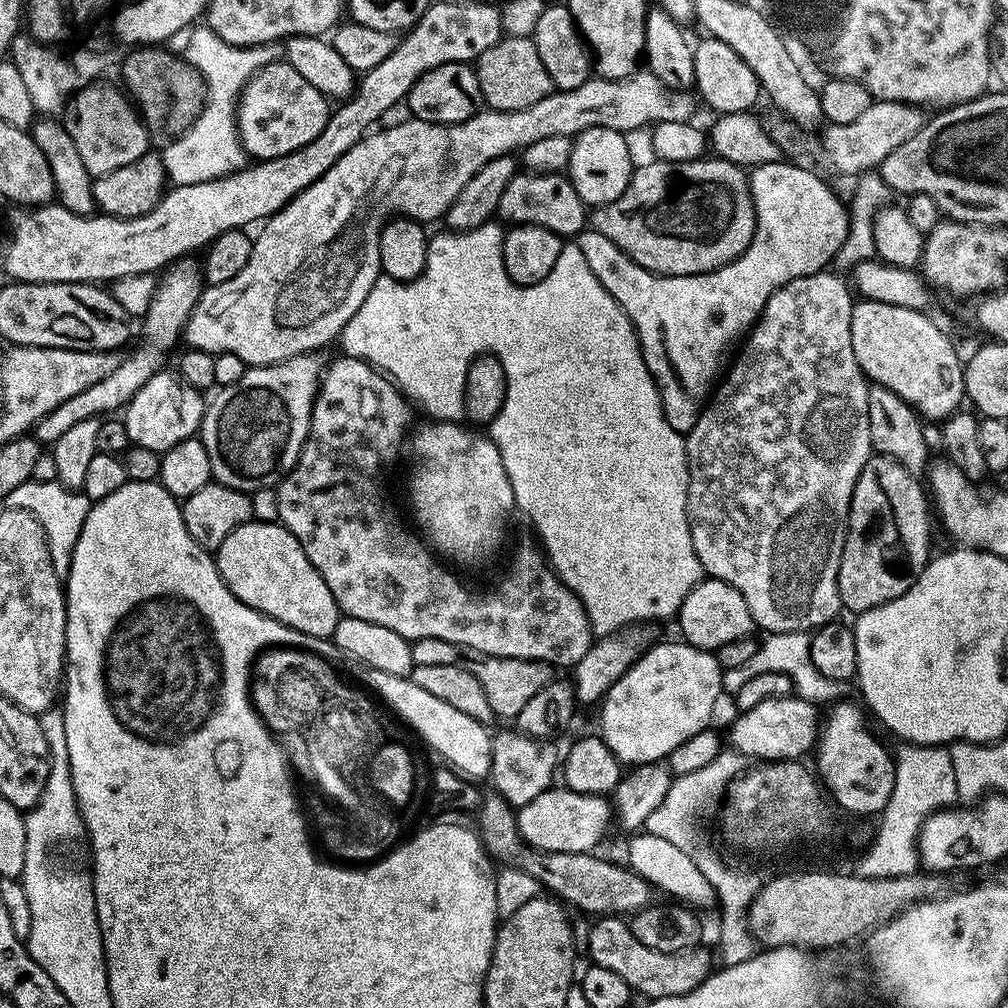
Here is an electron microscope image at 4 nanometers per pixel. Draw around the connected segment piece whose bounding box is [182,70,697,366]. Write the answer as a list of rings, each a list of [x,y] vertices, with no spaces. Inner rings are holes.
[[[638,70],[625,80],[589,78],[574,90],[554,90],[542,98],[542,102],[526,106],[526,110],[481,110],[461,124],[431,124],[407,118],[393,128],[369,131],[367,136],[350,146],[318,182],[302,190],[281,212],[268,217],[261,227],[265,228],[255,233],[250,262],[242,266],[238,275],[230,278],[230,282],[213,284],[201,291],[200,301],[184,326],[183,343],[188,343],[189,349],[211,352],[215,357],[223,352],[238,354],[245,366],[277,364],[295,356],[319,353],[319,348],[326,347],[331,340],[333,343],[343,332],[382,274],[378,242],[385,224],[393,217],[421,222],[436,220],[439,216],[441,219],[454,198],[458,198],[462,186],[466,186],[486,162],[523,150],[530,142],[538,142],[541,138],[551,138],[554,134],[575,138],[587,128],[598,126],[632,134],[635,128],[647,129],[662,122],[691,121],[697,101],[692,101],[688,95],[687,91],[663,84],[653,72]]]

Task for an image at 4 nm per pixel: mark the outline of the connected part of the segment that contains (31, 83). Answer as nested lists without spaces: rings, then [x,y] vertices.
[[[18,34],[12,40],[10,59],[18,67],[18,74],[21,75],[26,90],[29,91],[30,102],[34,103],[39,115],[53,118],[63,115],[72,96],[86,85],[95,83],[108,66],[121,67],[129,53],[129,49],[124,46],[116,46],[120,48],[114,48],[110,52],[72,47],[76,46],[42,44],[27,34]]]

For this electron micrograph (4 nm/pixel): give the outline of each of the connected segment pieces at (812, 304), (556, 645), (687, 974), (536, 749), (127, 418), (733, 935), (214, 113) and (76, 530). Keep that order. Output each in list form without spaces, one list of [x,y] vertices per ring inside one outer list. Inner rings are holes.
[[[816,270],[813,273],[813,276],[805,274],[799,276],[797,280],[790,281],[768,299],[763,314],[752,325],[752,331],[748,333],[739,349],[741,352],[736,365],[734,360],[731,367],[727,369],[726,375],[719,381],[710,403],[701,412],[694,430],[687,432],[684,441],[684,449],[688,451],[688,525],[692,528],[692,541],[694,550],[698,554],[698,562],[702,562],[705,573],[711,579],[721,580],[734,586],[734,590],[738,590],[738,594],[746,598],[746,606],[750,606],[753,625],[757,629],[765,628],[763,631],[768,634],[811,633],[821,628],[823,624],[833,623],[839,617],[836,615],[842,612],[838,594],[838,570],[844,539],[848,533],[850,502],[854,494],[854,486],[866,462],[874,454],[868,421],[870,384],[863,370],[858,366],[858,358],[854,358],[854,346],[850,342],[853,293],[845,281],[845,285],[840,281],[843,279],[839,275],[828,270]]]
[[[343,354],[337,356],[337,360],[329,368],[327,365],[326,371],[323,373],[320,390],[316,393],[316,399],[312,406],[312,421],[308,427],[308,437],[304,443],[304,449],[301,450],[298,462],[293,466],[292,471],[280,481],[276,493],[278,494],[279,523],[283,524],[286,530],[290,530],[290,534],[294,534],[294,538],[298,538],[302,550],[306,550],[306,558],[310,558],[314,570],[318,570],[318,574],[322,574],[322,582],[326,582],[326,586],[330,586],[330,594],[334,594],[336,605],[339,606],[341,613],[354,618],[362,618],[362,622],[378,622],[378,626],[386,626],[390,630],[394,630],[394,634],[402,634],[402,638],[406,638],[409,642],[422,638],[442,638],[442,642],[454,642],[462,646],[470,646],[474,650],[482,650],[482,654],[490,654],[498,658],[541,660],[557,669],[571,669],[578,662],[582,662],[586,650],[590,650],[594,643],[594,633],[588,621],[584,604],[560,581],[558,574],[549,564],[544,549],[535,539],[524,540],[517,546],[516,553],[512,556],[512,565],[509,566],[508,573],[501,578],[497,588],[488,588],[485,592],[471,592],[454,573],[447,572],[439,564],[441,561],[433,555],[429,545],[415,531],[412,533],[400,521],[399,514],[392,512],[391,506],[388,505],[388,492],[384,489],[384,483],[388,480],[384,471],[399,458],[403,448],[405,451],[406,441],[409,439],[410,429],[413,427],[413,405],[408,397],[379,368],[373,368],[371,364],[353,356]]]
[[[600,918],[595,921],[596,924],[592,929],[588,932],[588,952],[592,955],[590,958],[592,964],[597,964],[598,966],[602,966],[606,970],[614,970],[614,974],[620,975],[626,983],[632,987],[633,993],[639,994],[640,992],[644,995],[644,998],[651,998],[653,1000],[657,1000],[658,998],[662,998],[663,996],[685,996],[687,992],[690,990],[694,990],[703,980],[708,979],[709,976],[713,975],[714,967],[712,968],[712,960],[714,964],[714,956],[707,952],[704,949],[704,946],[697,946],[694,948],[688,949],[687,952],[675,952],[674,954],[666,954],[665,952],[659,952],[658,950],[654,950],[650,946],[642,946],[642,942],[638,942],[638,938],[634,938],[634,934],[632,933],[631,927],[623,919],[620,918]]]
[[[517,730],[511,732],[495,733],[492,736],[492,771],[490,781],[494,787],[495,795],[500,796],[511,804],[513,809],[519,810],[526,806],[526,802],[534,802],[538,794],[542,794],[547,788],[553,787],[558,776],[558,765],[562,756],[556,753],[555,743],[551,739],[530,737]]]
[[[162,370],[154,374],[154,378],[150,378],[146,386],[134,394],[122,412],[126,434],[130,434],[133,445],[161,454],[178,446],[178,442],[193,439],[199,433],[206,407],[206,400],[200,397],[203,396],[201,389],[191,388],[175,371],[168,371]]]
[[[722,750],[716,757],[711,760],[708,765],[701,766],[698,770],[693,770],[690,774],[682,774],[673,779],[670,790],[666,790],[666,798],[662,798],[662,803],[651,812],[650,818],[646,818],[643,831],[654,838],[662,838],[665,842],[671,842],[673,846],[678,846],[678,850],[682,850],[686,854],[690,854],[690,858],[704,871],[704,877],[710,881],[712,887],[716,889],[716,899],[722,905],[725,904],[728,909],[720,916],[720,956],[718,952],[718,960],[721,965],[731,966],[733,964],[741,964],[756,955],[758,948],[750,939],[750,933],[746,927],[746,912],[748,905],[752,903],[753,896],[758,891],[758,884],[755,884],[748,876],[739,876],[734,869],[728,864],[723,864],[716,857],[716,852],[712,848],[695,848],[690,841],[696,836],[696,823],[700,820],[703,812],[708,812],[712,807],[715,809],[721,803],[722,797],[727,793],[728,787],[735,782],[739,776],[744,775],[746,771],[746,757],[741,752],[731,750]]]
[[[204,22],[197,23],[187,36],[186,59],[204,76],[207,96],[197,120],[172,145],[162,150],[164,174],[173,185],[210,182],[245,167],[246,153],[236,129],[236,102],[249,78],[260,68],[278,60],[276,44],[255,44],[252,48],[230,46],[230,42],[222,42],[222,38],[218,38],[218,34]]]
[[[27,480],[22,486],[10,490],[10,494],[2,497],[4,508],[26,510],[38,518],[42,530],[46,534],[46,546],[50,546],[50,562],[57,576],[67,577],[70,562],[74,554],[74,546],[78,546],[78,538],[82,534],[82,526],[86,526],[86,518],[90,514],[94,501],[82,490],[65,488],[59,480],[54,482],[38,482]]]

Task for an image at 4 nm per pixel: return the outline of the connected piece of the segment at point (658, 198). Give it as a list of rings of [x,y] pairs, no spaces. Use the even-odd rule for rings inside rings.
[[[656,158],[651,161],[653,164],[644,164],[641,168],[639,165],[617,200],[591,209],[591,231],[606,234],[606,238],[638,262],[638,266],[660,276],[697,276],[736,260],[750,246],[756,229],[749,173],[741,165],[731,164],[728,160],[708,159],[670,162]]]

